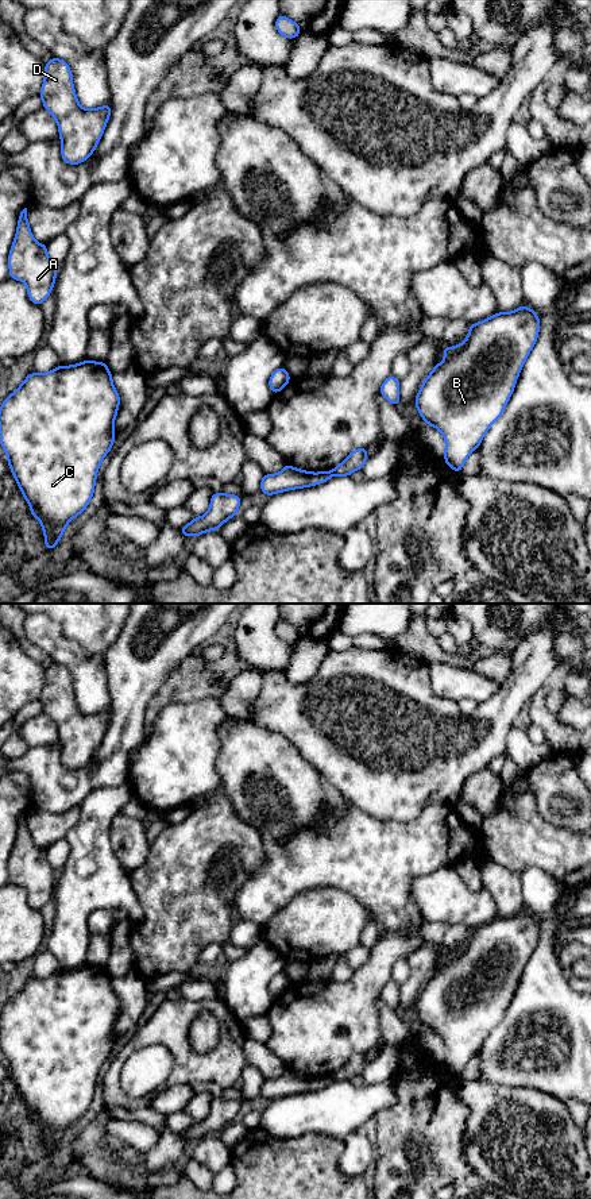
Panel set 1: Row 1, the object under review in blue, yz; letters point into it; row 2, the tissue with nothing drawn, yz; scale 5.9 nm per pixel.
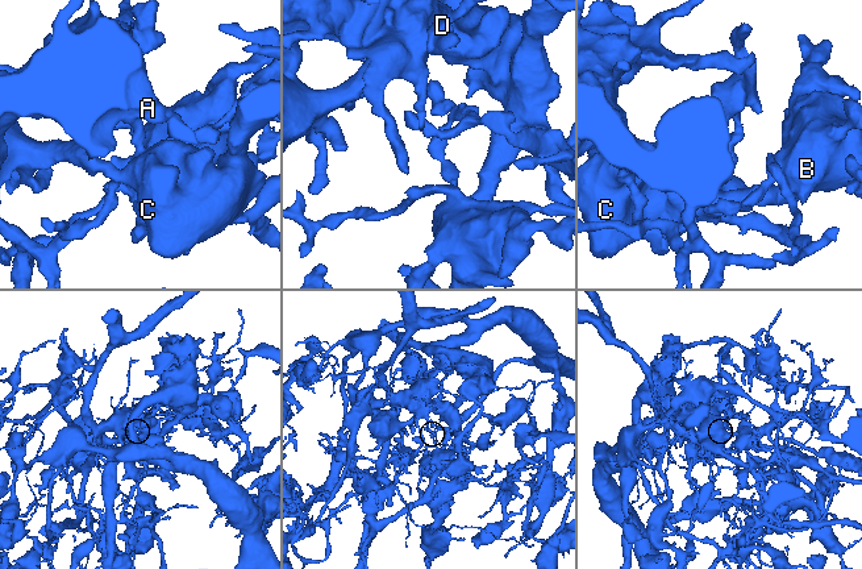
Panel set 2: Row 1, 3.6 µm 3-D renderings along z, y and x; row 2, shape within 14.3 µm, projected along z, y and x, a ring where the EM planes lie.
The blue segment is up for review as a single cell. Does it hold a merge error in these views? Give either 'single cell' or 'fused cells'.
fused cells

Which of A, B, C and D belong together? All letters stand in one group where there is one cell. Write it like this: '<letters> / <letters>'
A D / B C

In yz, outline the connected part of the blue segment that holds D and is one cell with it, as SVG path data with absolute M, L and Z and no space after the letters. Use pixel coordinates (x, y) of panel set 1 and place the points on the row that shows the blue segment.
M53 57L45 63L39 96L57 120L62 161L78 165L93 154L111 116L111 104L85 109L78 104L73 74L66 61Z

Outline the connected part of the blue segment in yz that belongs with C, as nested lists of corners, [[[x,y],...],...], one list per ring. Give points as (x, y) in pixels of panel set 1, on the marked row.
[[[86,359],[78,365],[59,365],[57,369],[46,374],[36,374],[32,371],[27,375],[22,385],[4,400],[0,406],[0,444],[8,456],[7,463],[11,467],[12,475],[19,485],[23,497],[26,498],[27,504],[31,505],[31,516],[36,517],[40,521],[42,532],[45,533],[45,545],[47,550],[55,548],[59,539],[62,537],[62,533],[65,532],[65,527],[76,516],[81,514],[86,509],[88,504],[92,501],[100,463],[112,448],[113,440],[116,437],[113,423],[117,415],[119,405],[120,397],[116,388],[113,386],[112,373],[108,370],[107,363]]]

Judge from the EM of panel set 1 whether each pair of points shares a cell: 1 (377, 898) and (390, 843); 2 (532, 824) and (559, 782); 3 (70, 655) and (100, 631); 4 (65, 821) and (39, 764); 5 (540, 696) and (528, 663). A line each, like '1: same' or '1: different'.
1: same
2: different
3: different
4: different
5: different

